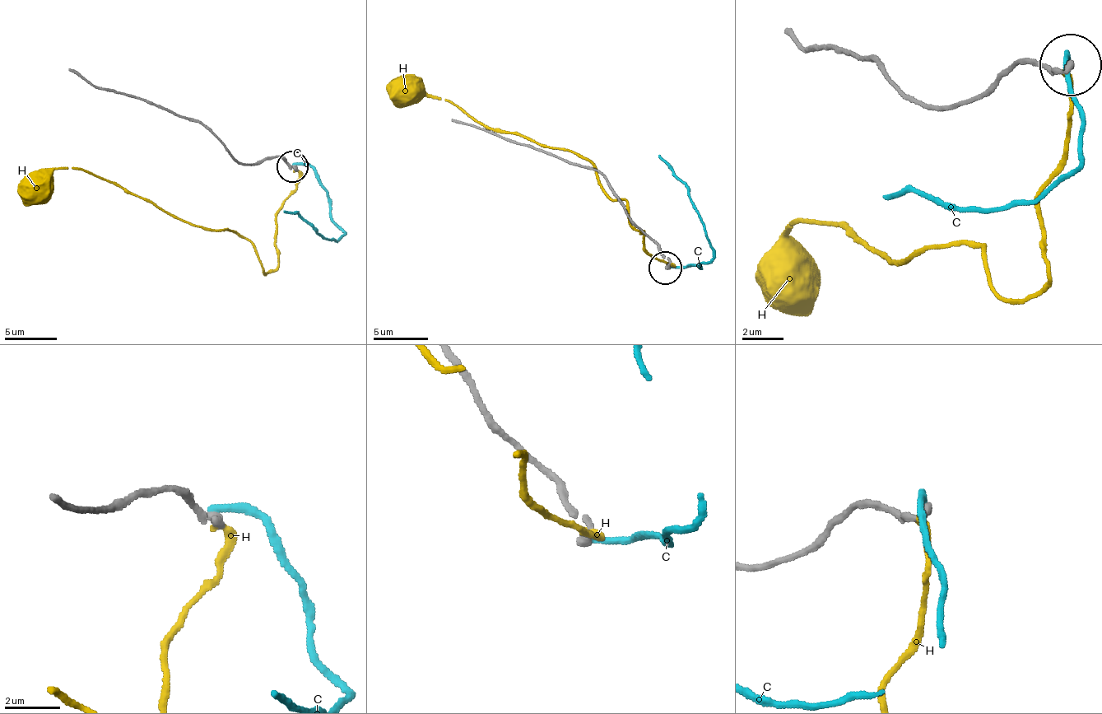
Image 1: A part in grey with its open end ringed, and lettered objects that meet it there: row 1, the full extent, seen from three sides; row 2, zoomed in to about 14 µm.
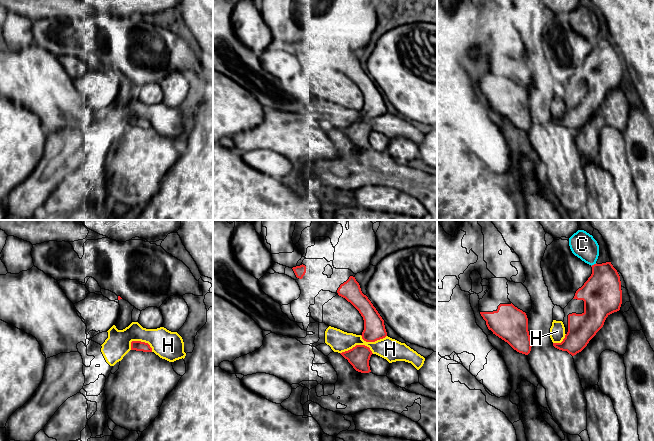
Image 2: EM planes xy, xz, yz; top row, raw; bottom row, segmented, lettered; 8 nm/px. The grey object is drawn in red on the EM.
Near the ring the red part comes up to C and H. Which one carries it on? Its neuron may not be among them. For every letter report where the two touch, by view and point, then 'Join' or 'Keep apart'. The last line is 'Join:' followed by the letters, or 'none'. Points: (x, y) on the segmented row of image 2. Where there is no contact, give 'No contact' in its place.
C: Touches red at yz (594, 264). Keep apart
H: Touches red at xz (357, 345). Keep apart
Join: none

